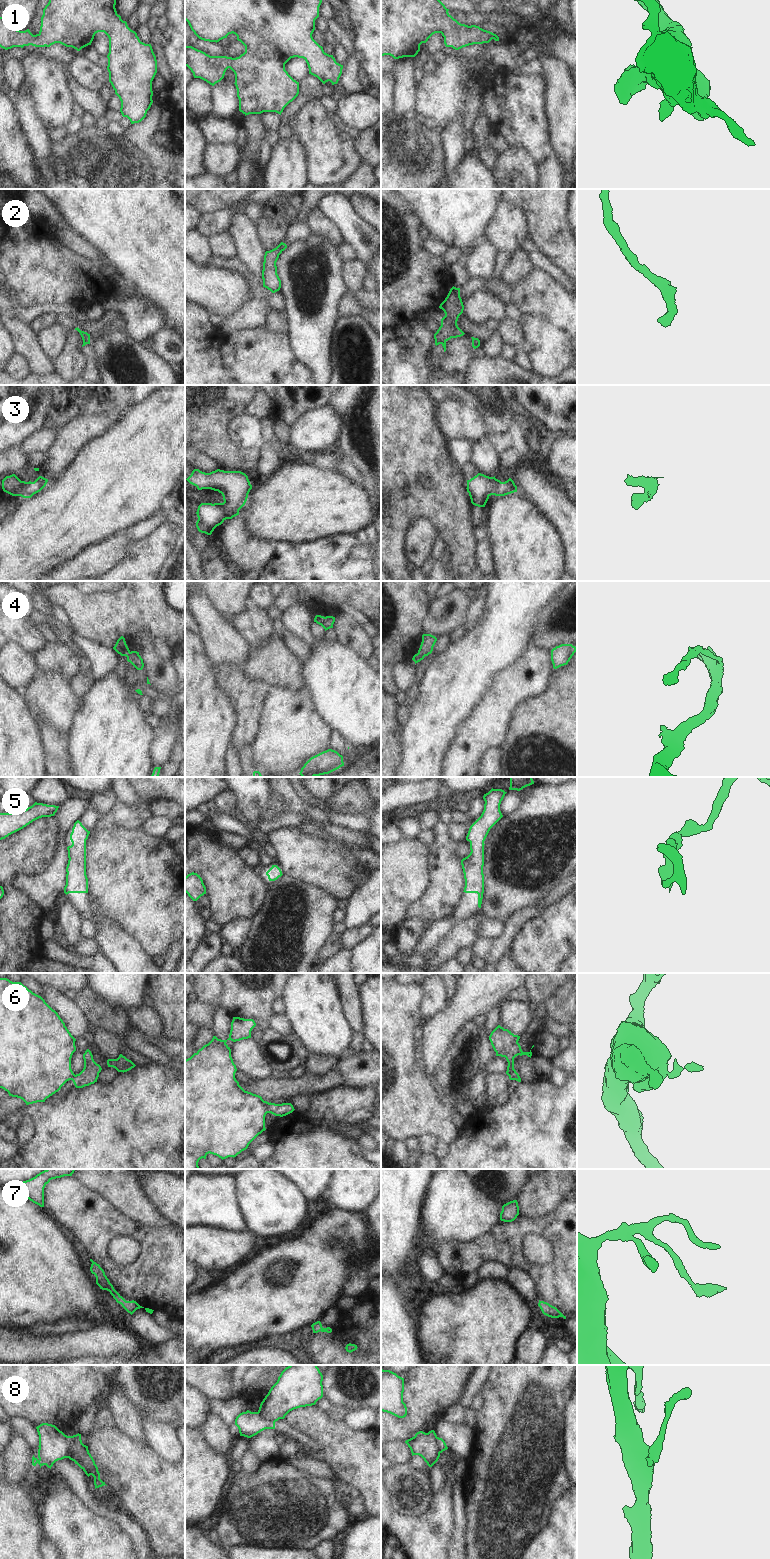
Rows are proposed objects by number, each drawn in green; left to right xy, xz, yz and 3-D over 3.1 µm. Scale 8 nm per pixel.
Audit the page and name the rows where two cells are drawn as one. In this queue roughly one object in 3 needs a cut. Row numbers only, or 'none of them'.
6, 8

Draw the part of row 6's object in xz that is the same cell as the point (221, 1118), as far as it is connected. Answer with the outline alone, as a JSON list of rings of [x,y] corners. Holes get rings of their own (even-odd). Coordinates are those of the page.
[[[233,1017],[231,1030],[227,1040],[213,1036],[212,1040],[185,1060],[185,1169],[199,1169],[200,1159],[206,1159],[210,1153],[219,1158],[236,1157],[246,1150],[249,1144],[265,1128],[265,1116],[268,1113],[269,1102],[261,1096],[245,1091],[235,1078],[236,1065],[231,1057],[231,1049],[226,1044],[228,1040],[233,1042],[251,1038],[251,1031],[256,1026],[253,1019]]]

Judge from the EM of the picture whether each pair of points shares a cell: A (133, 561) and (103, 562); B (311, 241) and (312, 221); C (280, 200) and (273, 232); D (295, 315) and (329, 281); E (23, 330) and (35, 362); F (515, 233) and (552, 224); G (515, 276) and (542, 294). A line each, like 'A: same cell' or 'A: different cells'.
A: different cells
B: different cells
C: same cell
D: same cell
E: same cell
F: different cells
G: different cells

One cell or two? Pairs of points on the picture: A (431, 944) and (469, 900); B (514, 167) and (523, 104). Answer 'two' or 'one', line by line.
A: one
B: two

